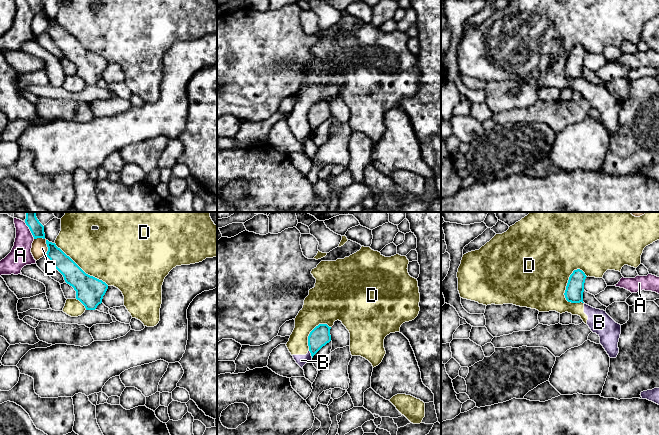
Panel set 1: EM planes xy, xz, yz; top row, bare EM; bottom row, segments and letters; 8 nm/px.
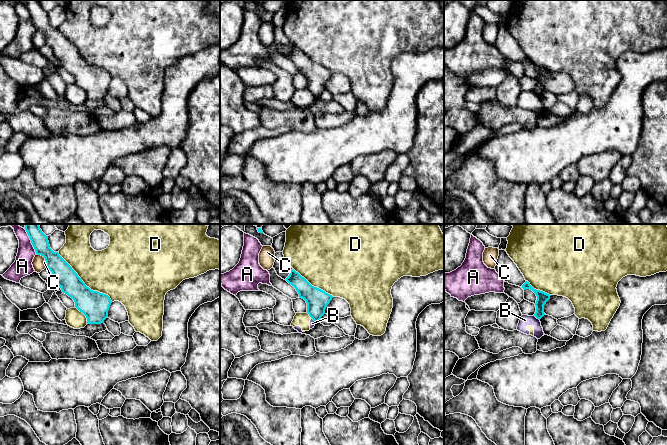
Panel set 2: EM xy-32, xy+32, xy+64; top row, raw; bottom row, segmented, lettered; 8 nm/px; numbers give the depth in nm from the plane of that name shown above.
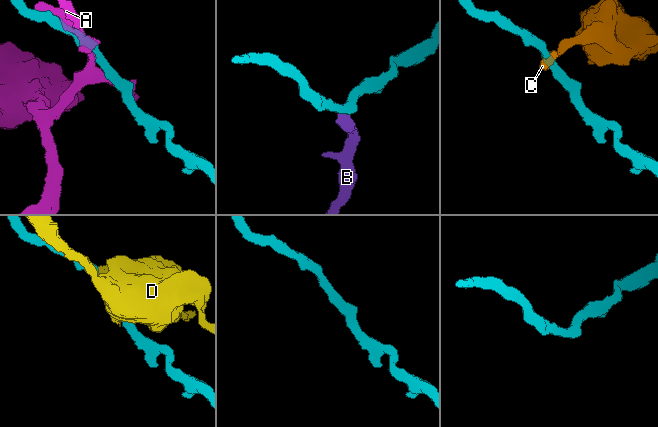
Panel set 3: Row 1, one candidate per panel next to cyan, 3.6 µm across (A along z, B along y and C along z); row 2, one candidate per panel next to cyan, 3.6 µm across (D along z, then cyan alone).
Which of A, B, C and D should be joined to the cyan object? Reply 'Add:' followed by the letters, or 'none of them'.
Add: none of them

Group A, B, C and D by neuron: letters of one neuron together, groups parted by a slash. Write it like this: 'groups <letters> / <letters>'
groups A / B D / C

